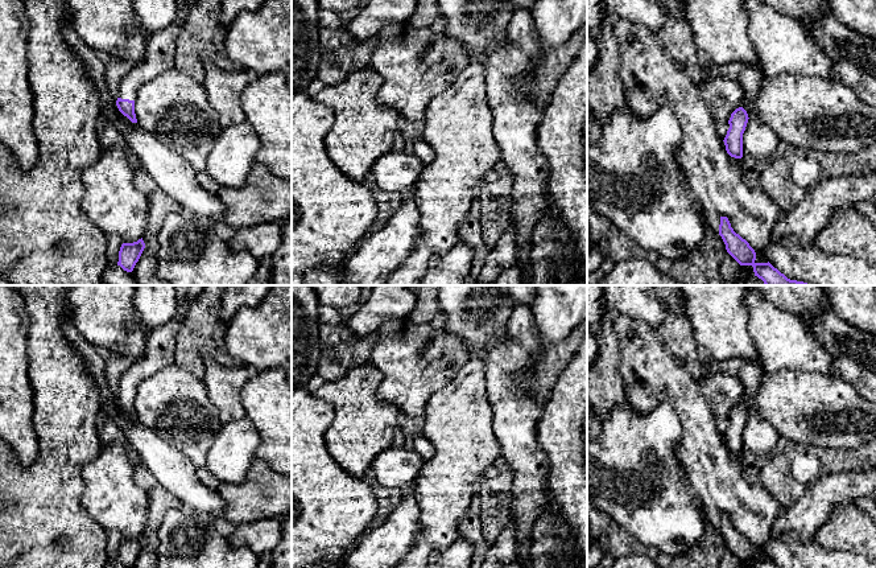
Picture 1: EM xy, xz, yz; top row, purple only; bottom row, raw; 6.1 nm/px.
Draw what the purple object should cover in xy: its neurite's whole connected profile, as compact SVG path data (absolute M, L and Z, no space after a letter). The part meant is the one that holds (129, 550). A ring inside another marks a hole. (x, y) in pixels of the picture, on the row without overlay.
M142 534L133 539L123 539L119 547L117 561L120 561L127 568L132 568L144 544L145 539Z

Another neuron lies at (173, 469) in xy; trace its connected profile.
M110 388L102 390L100 398L103 419L120 428L158 485L169 490L182 506L204 516L216 518L224 502L216 490L210 490L199 481L193 461L179 448L164 441L146 425L124 412Z

